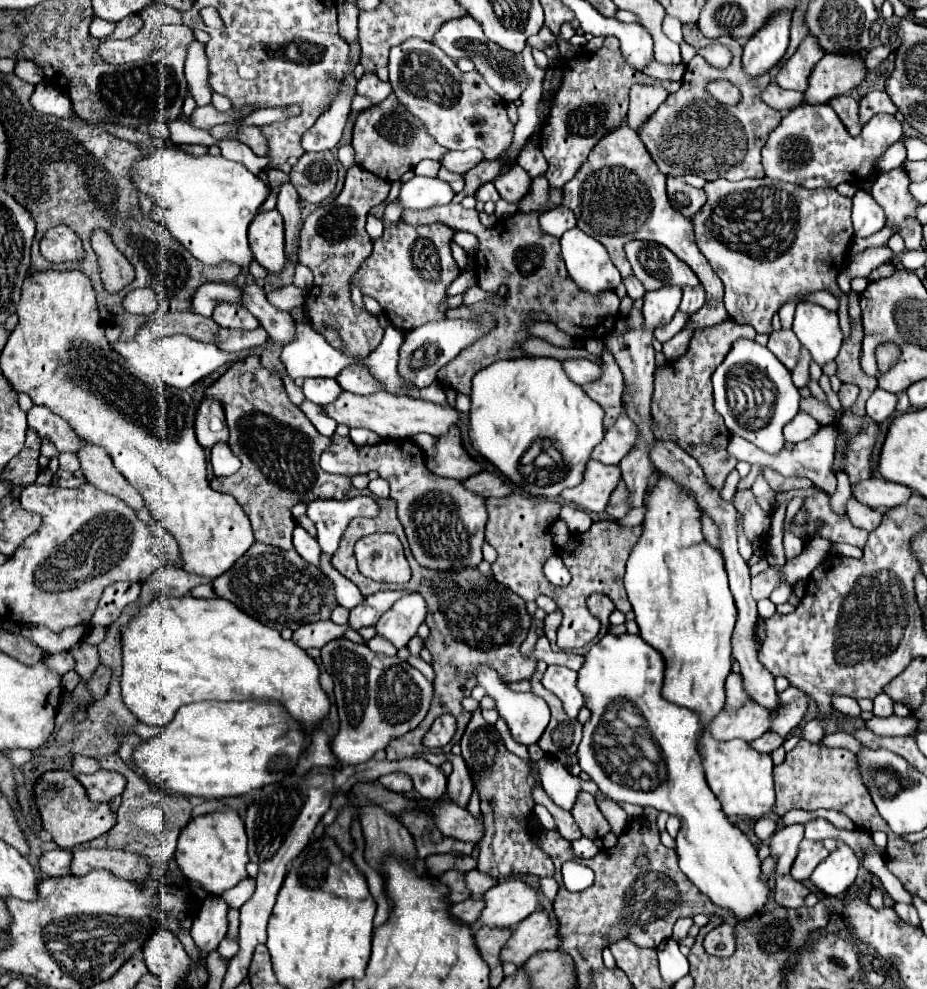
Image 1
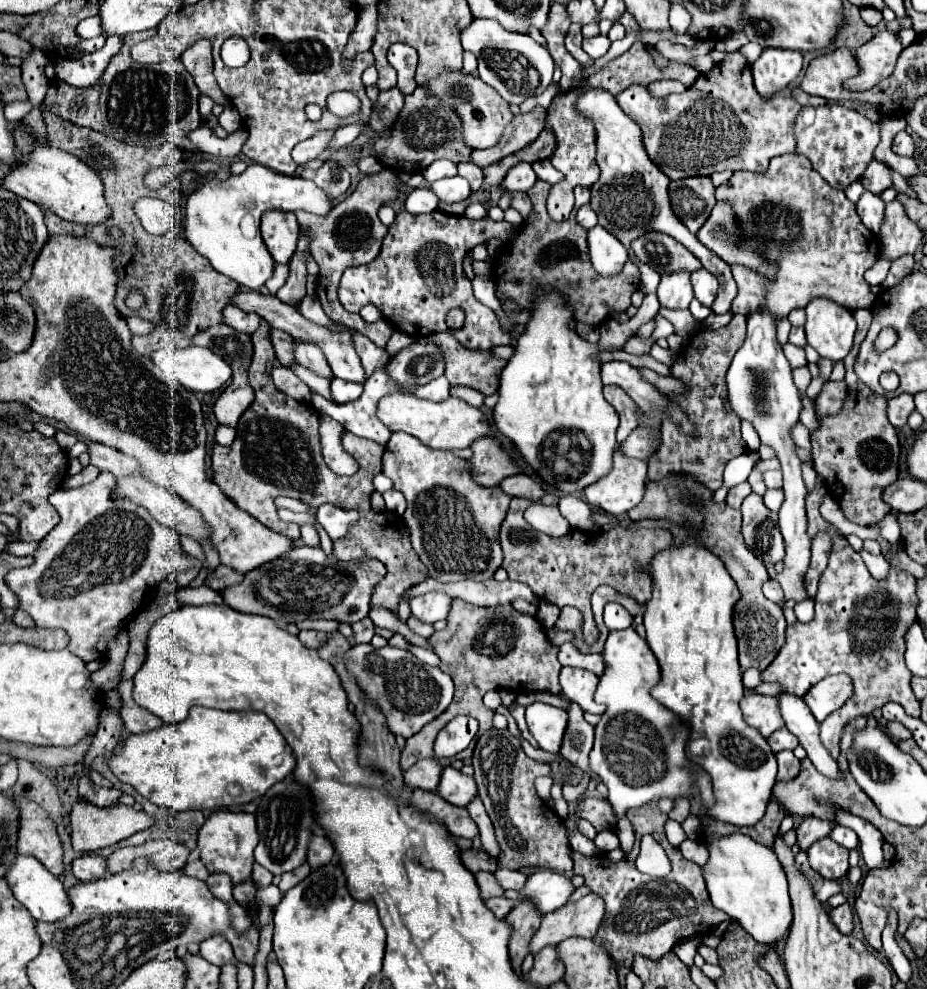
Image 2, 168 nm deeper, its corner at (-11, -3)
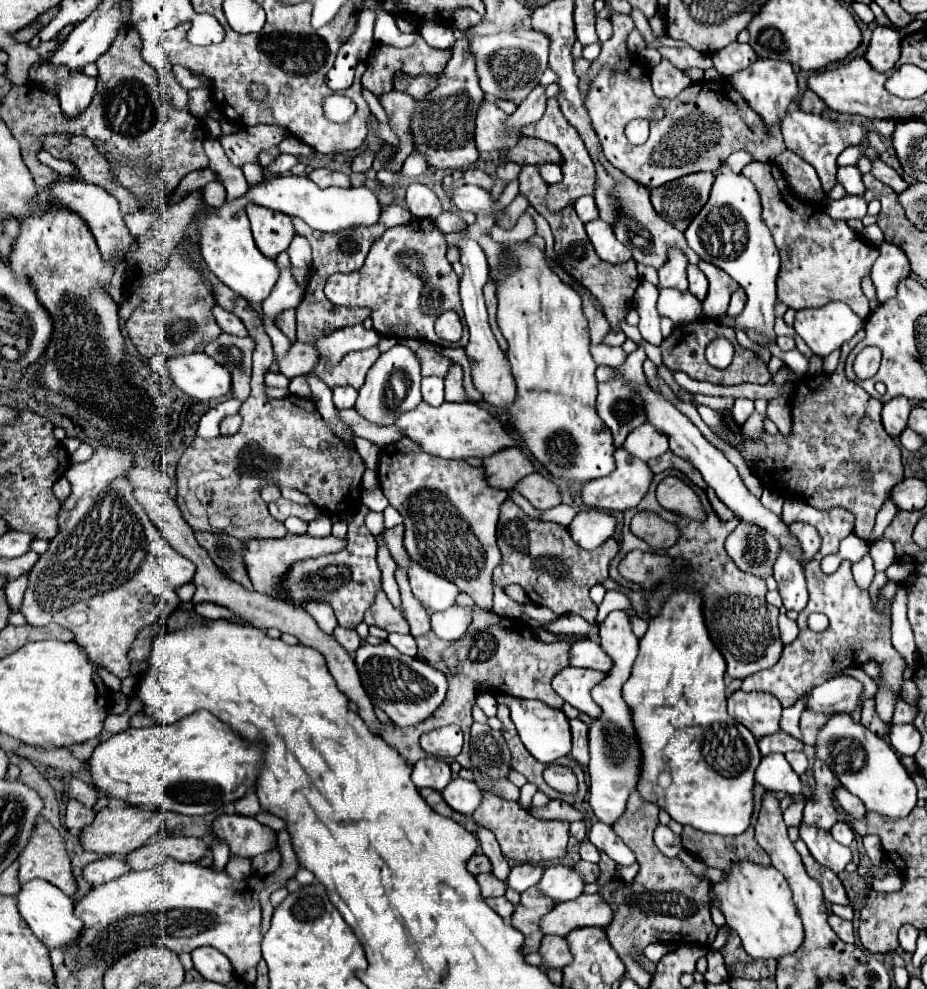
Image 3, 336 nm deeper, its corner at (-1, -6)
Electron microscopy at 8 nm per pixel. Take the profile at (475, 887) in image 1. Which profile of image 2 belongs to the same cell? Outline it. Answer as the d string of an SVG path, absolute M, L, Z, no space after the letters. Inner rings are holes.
M497 869L495 877L503 889L515 889L515 891L521 891L521 887L525 885L525 879L527 879L525 873L511 871L511 869Z

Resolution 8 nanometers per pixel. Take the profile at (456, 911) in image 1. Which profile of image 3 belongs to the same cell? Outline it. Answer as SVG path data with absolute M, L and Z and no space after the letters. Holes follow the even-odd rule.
M487 898L485 902L487 902L503 920L509 920L511 914L513 914L513 910L515 910L515 906L513 906L511 902L507 902L505 898Z

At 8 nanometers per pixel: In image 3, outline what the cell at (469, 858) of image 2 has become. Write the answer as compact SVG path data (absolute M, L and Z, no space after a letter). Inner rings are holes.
M473 854L469 858L469 862L467 862L467 870L471 874L475 874L475 876L481 874L481 872L491 872L491 862L489 862L489 858L485 854Z

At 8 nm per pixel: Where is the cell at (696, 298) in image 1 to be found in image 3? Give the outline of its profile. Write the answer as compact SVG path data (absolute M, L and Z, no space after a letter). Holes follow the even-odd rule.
M687 266L687 278L689 278L689 292L703 302L703 298L707 296L707 278L705 274L697 268L697 266Z

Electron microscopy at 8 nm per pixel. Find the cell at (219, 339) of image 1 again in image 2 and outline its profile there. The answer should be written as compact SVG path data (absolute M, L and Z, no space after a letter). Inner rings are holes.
M273 329L271 331L271 341L273 341L273 347L275 347L275 353L277 353L277 359L283 367L291 367L295 365L295 341L291 335L287 335L285 331L279 331L279 329Z

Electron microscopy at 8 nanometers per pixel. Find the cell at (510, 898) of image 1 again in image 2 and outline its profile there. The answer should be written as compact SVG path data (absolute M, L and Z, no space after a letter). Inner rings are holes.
M539 869L529 875L529 881L521 891L521 899L529 897L535 901L541 913L549 913L563 907L573 895L573 891L575 887L567 875L549 869Z

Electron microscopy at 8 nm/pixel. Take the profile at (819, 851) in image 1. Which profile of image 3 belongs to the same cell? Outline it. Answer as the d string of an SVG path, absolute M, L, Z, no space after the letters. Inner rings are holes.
M803 824L799 830L801 830L801 840L807 844L811 856L821 866L835 870L835 874L839 874L851 862L851 850L847 846L841 846L839 842L835 842L829 832L823 832L823 830L811 828L811 826L803 826Z

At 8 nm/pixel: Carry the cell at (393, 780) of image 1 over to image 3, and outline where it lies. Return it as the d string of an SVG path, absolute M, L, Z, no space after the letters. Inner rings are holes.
M429 756L413 764L411 780L417 788L433 788L441 792L451 780L451 768L445 760Z

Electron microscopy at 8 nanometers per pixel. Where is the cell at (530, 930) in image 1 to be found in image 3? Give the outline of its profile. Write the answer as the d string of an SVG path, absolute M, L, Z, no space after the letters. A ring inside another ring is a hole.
M581 894L575 900L557 904L541 918L541 932L565 938L575 928L605 928L611 922L611 908L599 894Z

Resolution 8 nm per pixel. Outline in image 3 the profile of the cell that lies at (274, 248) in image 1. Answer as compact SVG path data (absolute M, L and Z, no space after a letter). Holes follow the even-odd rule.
M253 204L251 208L247 208L247 216L251 220L253 240L261 250L261 254L273 260L279 252L289 248L295 236L295 230L287 214L273 212L269 208Z

